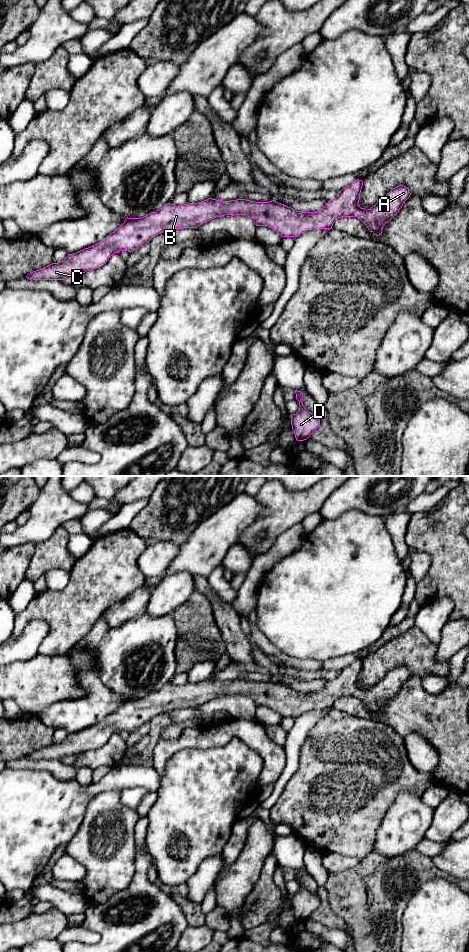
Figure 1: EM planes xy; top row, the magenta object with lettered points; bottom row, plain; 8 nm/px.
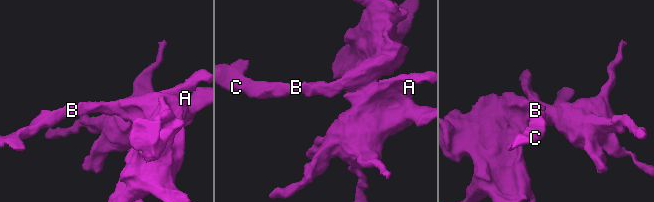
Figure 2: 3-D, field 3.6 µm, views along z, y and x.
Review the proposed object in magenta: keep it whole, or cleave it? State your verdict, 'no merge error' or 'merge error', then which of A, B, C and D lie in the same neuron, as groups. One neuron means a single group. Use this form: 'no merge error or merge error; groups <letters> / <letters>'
no merge error; groups A B C D

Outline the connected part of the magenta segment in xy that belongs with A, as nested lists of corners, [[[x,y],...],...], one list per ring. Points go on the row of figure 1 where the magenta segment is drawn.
[[[357,179],[343,188],[335,199],[328,201],[318,212],[296,211],[274,200],[269,202],[255,202],[246,199],[223,201],[209,198],[198,203],[188,202],[182,206],[167,203],[156,212],[151,212],[141,218],[127,217],[119,228],[109,234],[101,242],[76,253],[68,254],[63,261],[52,263],[42,269],[33,271],[26,277],[33,280],[63,280],[68,276],[75,277],[103,266],[114,253],[119,253],[120,251],[133,252],[160,233],[175,229],[197,228],[214,218],[225,215],[245,215],[250,218],[256,226],[267,226],[282,237],[295,238],[303,234],[307,229],[331,229],[333,223],[341,217],[357,217],[367,226],[370,232],[379,236],[382,234],[384,225],[397,215],[411,193],[406,186],[399,185],[393,188],[383,199],[378,201],[370,209],[366,209],[361,208],[358,204],[362,186],[363,181]]]

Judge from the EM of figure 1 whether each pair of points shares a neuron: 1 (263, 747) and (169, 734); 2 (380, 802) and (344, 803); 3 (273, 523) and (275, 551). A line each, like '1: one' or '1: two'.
1: two
2: one
3: two

